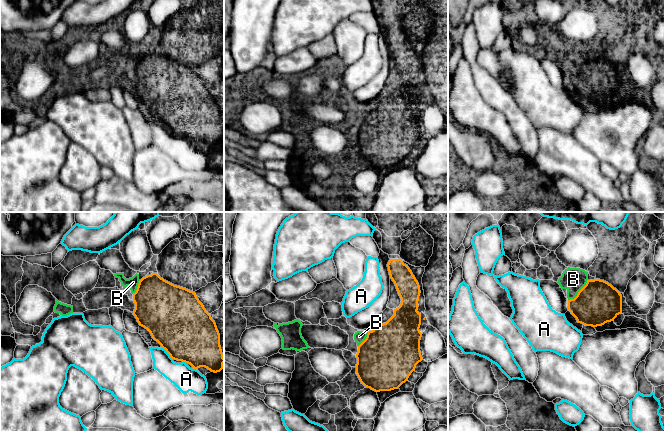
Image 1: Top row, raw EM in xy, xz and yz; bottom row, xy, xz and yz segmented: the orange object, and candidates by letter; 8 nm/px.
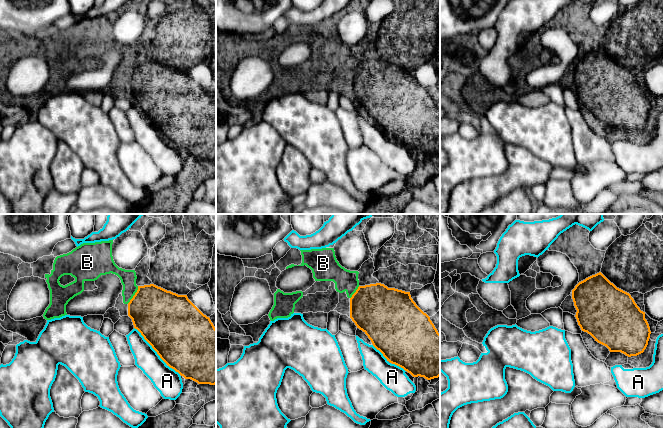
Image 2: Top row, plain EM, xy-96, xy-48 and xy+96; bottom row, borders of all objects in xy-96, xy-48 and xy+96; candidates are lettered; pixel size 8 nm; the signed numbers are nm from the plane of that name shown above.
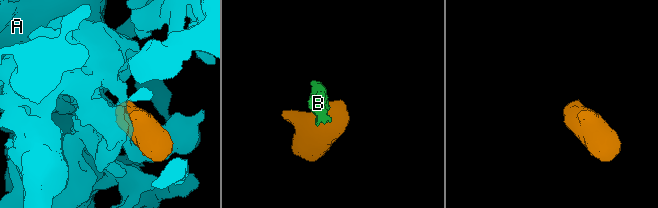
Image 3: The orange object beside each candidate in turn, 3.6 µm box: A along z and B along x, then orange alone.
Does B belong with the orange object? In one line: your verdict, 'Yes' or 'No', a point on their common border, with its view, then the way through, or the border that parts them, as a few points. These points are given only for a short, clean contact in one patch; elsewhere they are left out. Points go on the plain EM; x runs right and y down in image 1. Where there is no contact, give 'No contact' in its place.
Yes. Touches orange at yz (579, 67). Path across: yz (598, 78), (589, 77), (579, 67), (578, 61), (573, 55)

